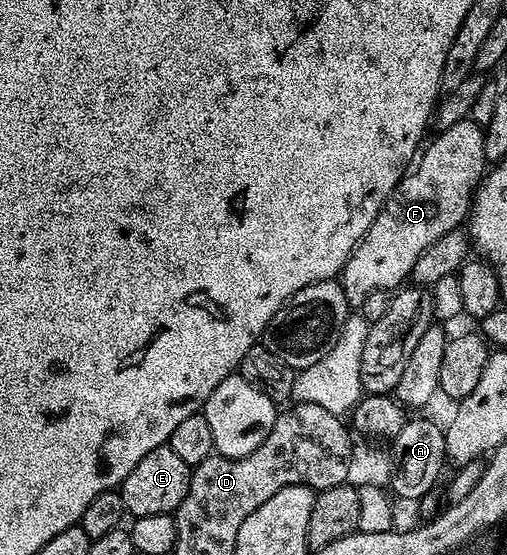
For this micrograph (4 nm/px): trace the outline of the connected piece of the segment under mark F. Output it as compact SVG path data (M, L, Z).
M466 119L459 123L451 123L451 127L440 130L436 135L438 137L433 142L430 140L424 146L411 171L406 172L401 182L393 188L379 215L375 215L375 223L371 223L371 227L363 235L361 242L353 248L353 254L341 270L339 280L345 289L350 306L361 306L363 299L367 299L371 291L380 289L393 291L404 286L410 280L419 255L423 255L423 251L427 251L427 247L431 247L435 239L443 239L447 231L460 229L466 224L473 204L473 195L477 191L477 186L481 184L481 178L487 172L483 151L485 130L471 119Z

